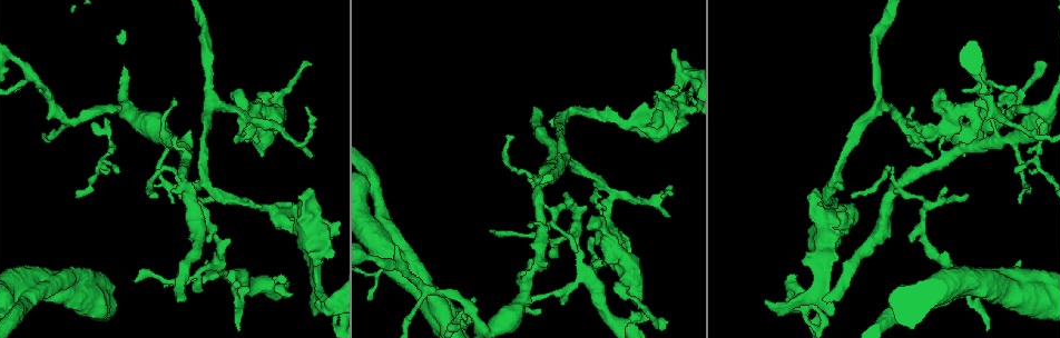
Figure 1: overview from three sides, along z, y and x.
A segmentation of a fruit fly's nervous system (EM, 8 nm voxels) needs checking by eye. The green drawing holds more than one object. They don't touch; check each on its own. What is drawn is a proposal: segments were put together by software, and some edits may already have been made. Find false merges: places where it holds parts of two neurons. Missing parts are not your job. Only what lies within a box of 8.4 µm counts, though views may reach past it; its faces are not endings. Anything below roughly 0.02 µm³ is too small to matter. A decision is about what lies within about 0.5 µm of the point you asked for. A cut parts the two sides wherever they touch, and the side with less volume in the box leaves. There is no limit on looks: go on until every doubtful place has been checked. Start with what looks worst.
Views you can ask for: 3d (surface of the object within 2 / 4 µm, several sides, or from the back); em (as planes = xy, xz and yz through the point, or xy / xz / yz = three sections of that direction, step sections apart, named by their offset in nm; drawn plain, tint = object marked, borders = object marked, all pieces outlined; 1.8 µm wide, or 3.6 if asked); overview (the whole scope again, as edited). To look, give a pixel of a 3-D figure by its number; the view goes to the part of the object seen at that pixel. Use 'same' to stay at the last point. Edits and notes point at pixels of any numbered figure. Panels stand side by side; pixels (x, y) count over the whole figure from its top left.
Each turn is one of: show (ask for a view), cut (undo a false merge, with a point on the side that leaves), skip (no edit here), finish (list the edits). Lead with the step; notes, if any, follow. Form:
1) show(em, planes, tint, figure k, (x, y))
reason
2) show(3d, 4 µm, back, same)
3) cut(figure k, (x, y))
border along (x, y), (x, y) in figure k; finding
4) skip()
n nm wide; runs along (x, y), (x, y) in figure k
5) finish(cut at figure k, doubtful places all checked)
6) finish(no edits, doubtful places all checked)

show(3d, 2 µm, figure 1, (182, 186))
sudden change in width

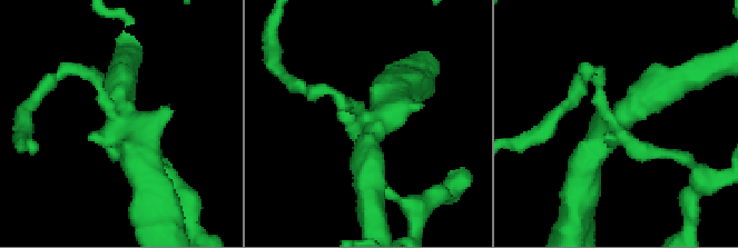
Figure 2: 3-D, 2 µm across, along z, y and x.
show(em, planes, plain, figure 2, (621, 127))

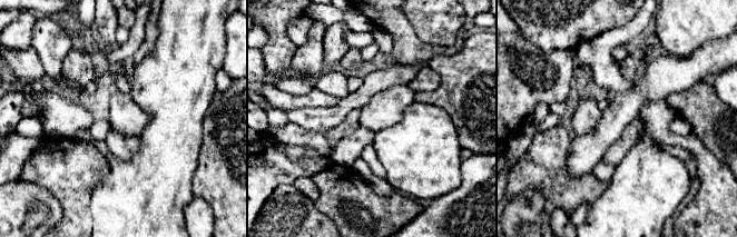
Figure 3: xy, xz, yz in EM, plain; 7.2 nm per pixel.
show(em, planes, tint, same)

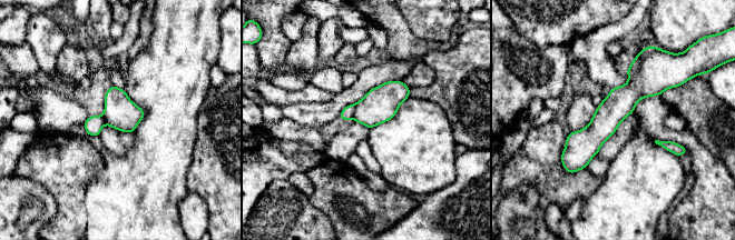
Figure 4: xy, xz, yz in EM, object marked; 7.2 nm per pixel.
cut(figure 4, (348, 112))
220 nm wide; border along (354, 104), (354, 116), (352, 118) in figure 4; a second neuron is stuck on

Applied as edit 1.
show(em, planes, tint, figure 1, (836, 224))
looks like a crossing

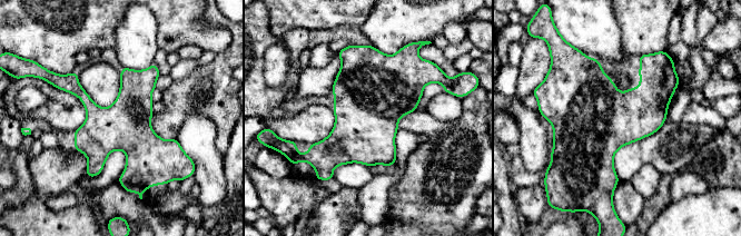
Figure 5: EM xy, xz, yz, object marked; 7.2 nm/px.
skip()
continuous, no second neuron

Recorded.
show(em, 3.6 µm, planes, borders, figure 1, (21, 299))

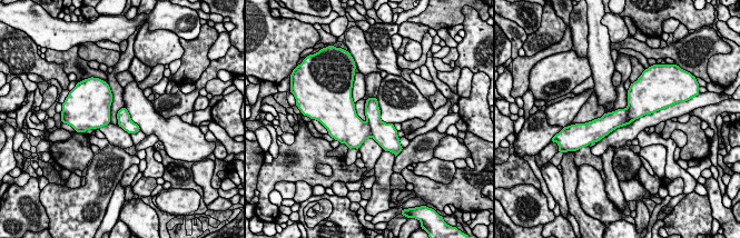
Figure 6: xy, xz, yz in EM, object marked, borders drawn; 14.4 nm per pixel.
skip()
runs along (649, 108), (588, 125) in figure 6; all the same neuron

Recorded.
show(em, xz, step 8, tint, figure 1, (942, 130))
arms run side by side

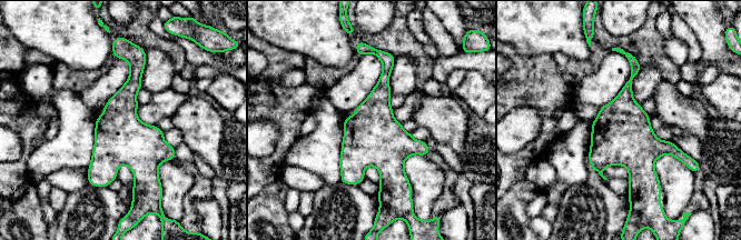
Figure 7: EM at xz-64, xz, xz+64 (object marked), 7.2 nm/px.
skip()
380 nm wide; one neuron here

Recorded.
show(3d, 4 µm, figure 1, (907, 121))
branch point

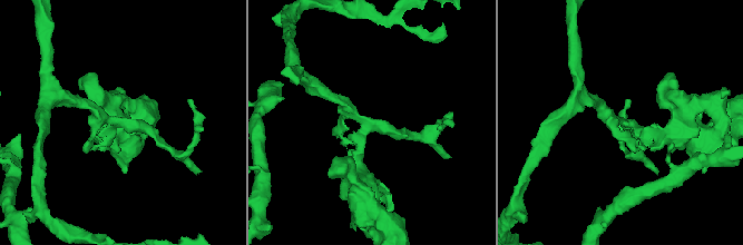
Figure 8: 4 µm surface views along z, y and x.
show(em, planes, tint, figure 8, (619, 121))
shape alone is not enough

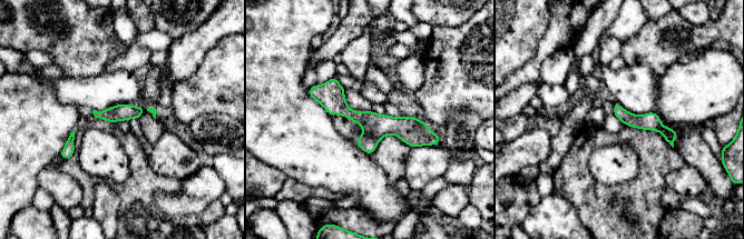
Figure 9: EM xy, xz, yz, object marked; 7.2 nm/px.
skip()
100 nm wide; runs along (312, 90), (374, 126), (432, 139) in figure 9; continuous, no second neuron

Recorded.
finish(cut at figure 4, doubtful places all checked)

